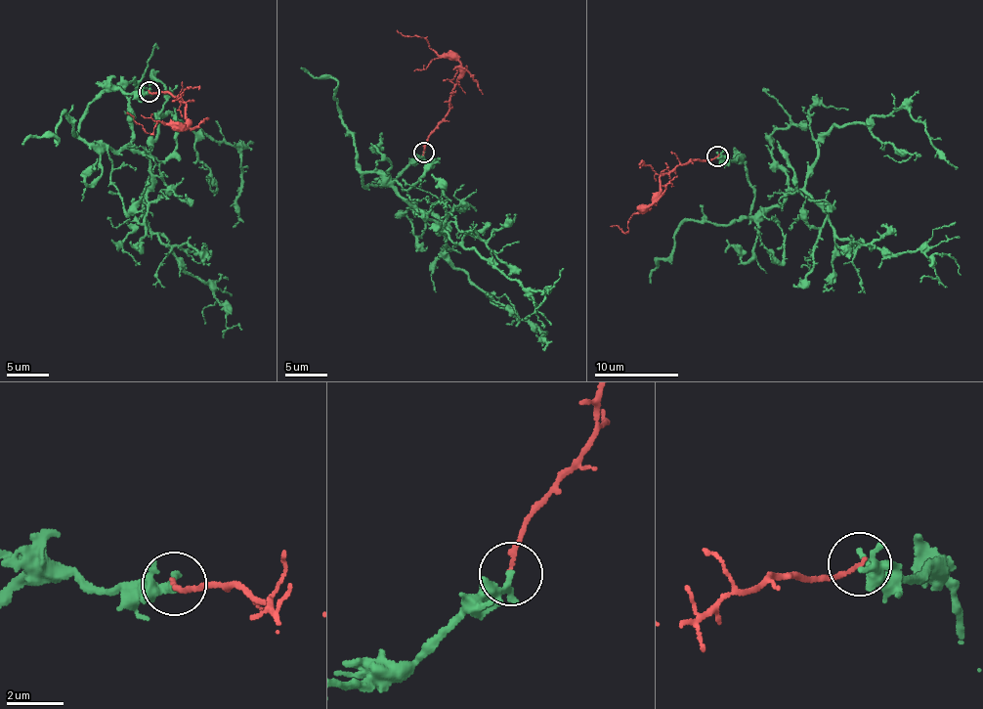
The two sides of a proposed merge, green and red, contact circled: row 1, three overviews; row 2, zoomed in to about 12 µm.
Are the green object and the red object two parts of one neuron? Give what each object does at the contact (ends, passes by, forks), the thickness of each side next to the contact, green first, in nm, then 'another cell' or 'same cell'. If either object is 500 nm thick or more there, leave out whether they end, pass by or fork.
green passes by; red ends; calibres 160 and 160 nm; another cell

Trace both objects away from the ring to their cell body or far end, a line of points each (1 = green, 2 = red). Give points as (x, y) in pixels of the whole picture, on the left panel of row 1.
1: (149, 91), (103, 91), (78, 135), (147, 155), (170, 113), (235, 146), (234, 228)
2: (149, 91), (177, 95), (186, 105), (187, 127), (159, 121), (152, 132), (146, 132), (126, 112)

